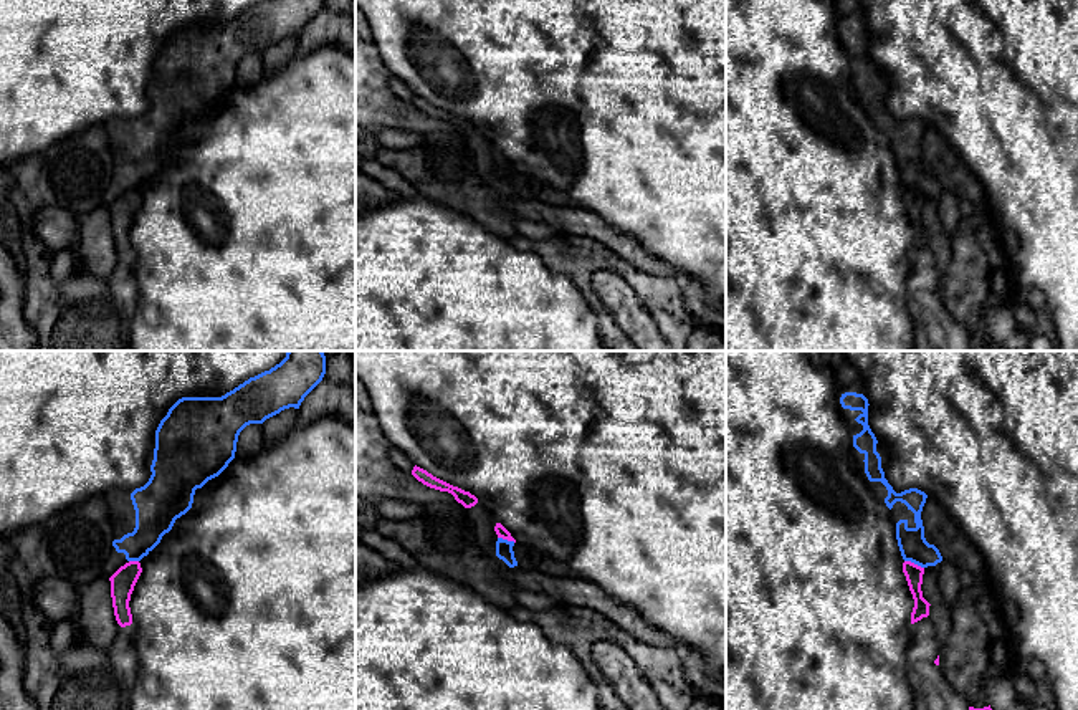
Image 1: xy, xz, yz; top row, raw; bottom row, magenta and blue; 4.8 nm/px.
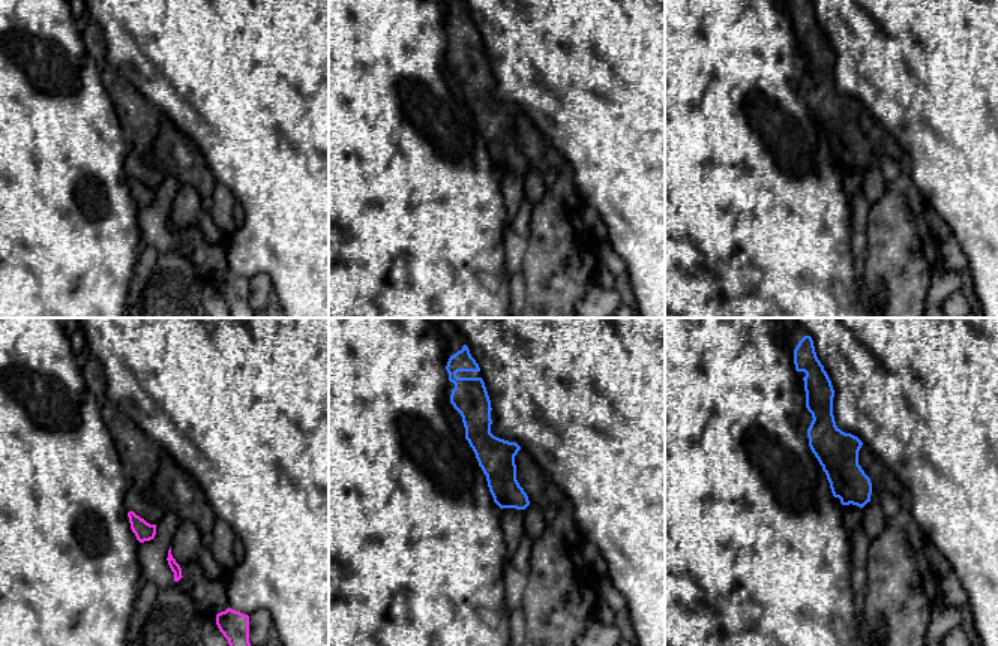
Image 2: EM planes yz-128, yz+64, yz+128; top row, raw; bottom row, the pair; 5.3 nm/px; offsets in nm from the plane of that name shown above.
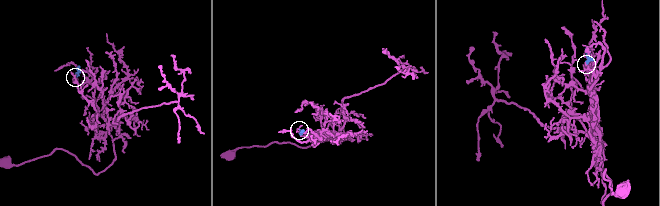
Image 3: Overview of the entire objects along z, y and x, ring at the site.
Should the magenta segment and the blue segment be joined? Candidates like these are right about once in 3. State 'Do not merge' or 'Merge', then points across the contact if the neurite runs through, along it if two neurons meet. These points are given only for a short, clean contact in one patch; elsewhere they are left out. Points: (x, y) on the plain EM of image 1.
Do not merge. Boundary: yz (905, 189), (923, 197)

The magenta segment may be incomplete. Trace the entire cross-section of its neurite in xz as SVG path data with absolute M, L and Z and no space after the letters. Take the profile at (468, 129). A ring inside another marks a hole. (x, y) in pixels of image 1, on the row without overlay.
M417 94L413 96L412 104L430 118L451 122L455 126L455 129L458 132L461 132L465 137L471 137L478 132L478 127L475 124L471 124L470 121L453 116L453 114L433 106L432 103L428 103L427 99L423 99Z

